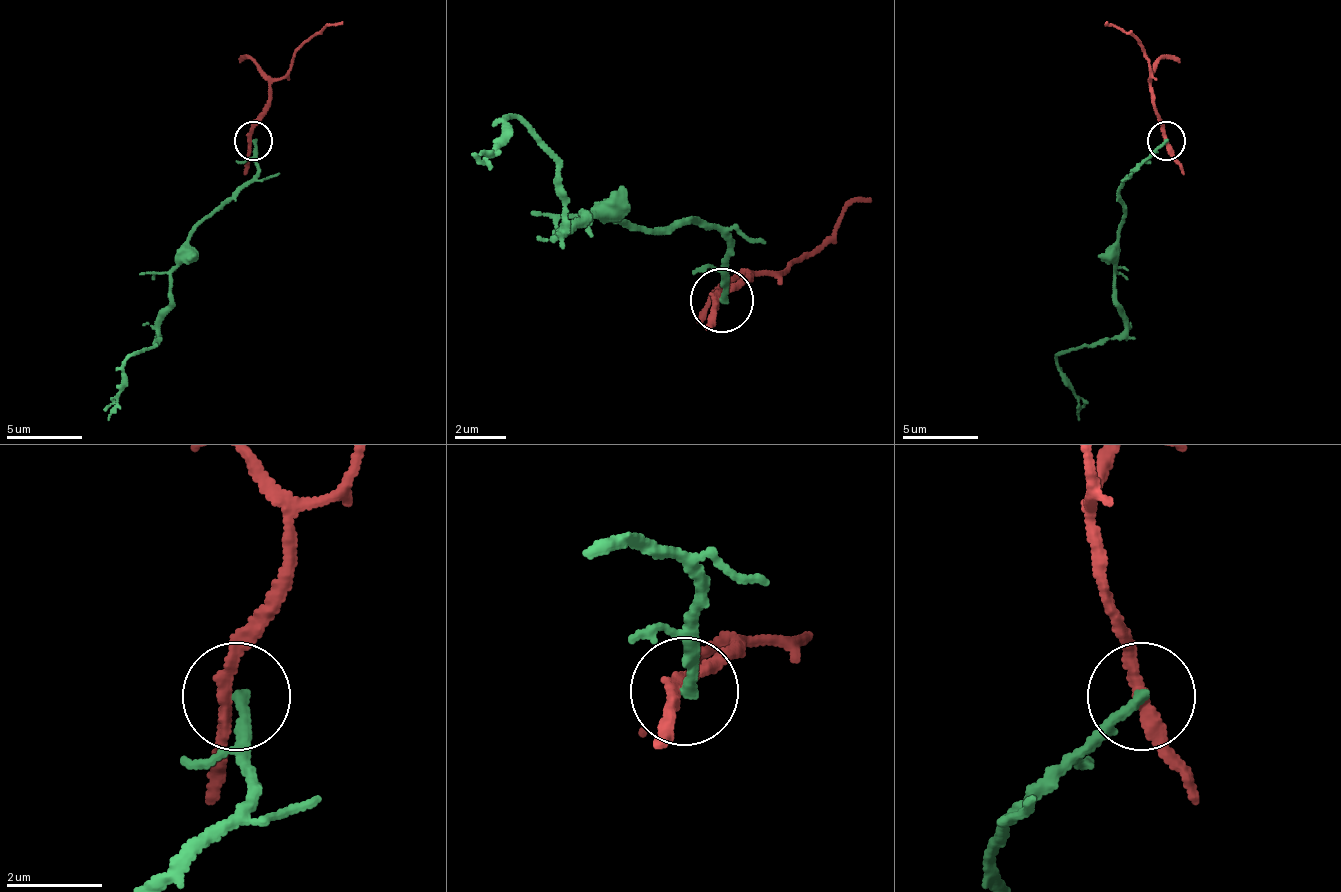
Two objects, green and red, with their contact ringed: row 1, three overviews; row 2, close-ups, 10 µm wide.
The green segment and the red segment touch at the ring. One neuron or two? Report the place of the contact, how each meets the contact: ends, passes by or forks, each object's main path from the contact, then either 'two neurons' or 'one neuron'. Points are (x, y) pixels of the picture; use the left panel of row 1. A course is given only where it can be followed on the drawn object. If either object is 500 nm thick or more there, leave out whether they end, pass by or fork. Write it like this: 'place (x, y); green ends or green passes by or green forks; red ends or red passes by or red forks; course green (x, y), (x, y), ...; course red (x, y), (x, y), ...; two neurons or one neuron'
place (253, 141); green ends; red passes by; course green (252, 140), (256, 174), (191, 235), (172, 273), (172, 307), (153, 345), (130, 357), (107, 421); course red (252, 140), (267, 90), (290, 60), (321, 29), (343, 21); two neurons

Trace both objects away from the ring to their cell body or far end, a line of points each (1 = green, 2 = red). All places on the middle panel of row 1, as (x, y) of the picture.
1: (720, 298), (726, 241), (713, 228), (618, 222), (586, 216), (567, 228), (555, 159), (517, 121), (478, 152)
2: (720, 298), (745, 279), (783, 273), (872, 197)

